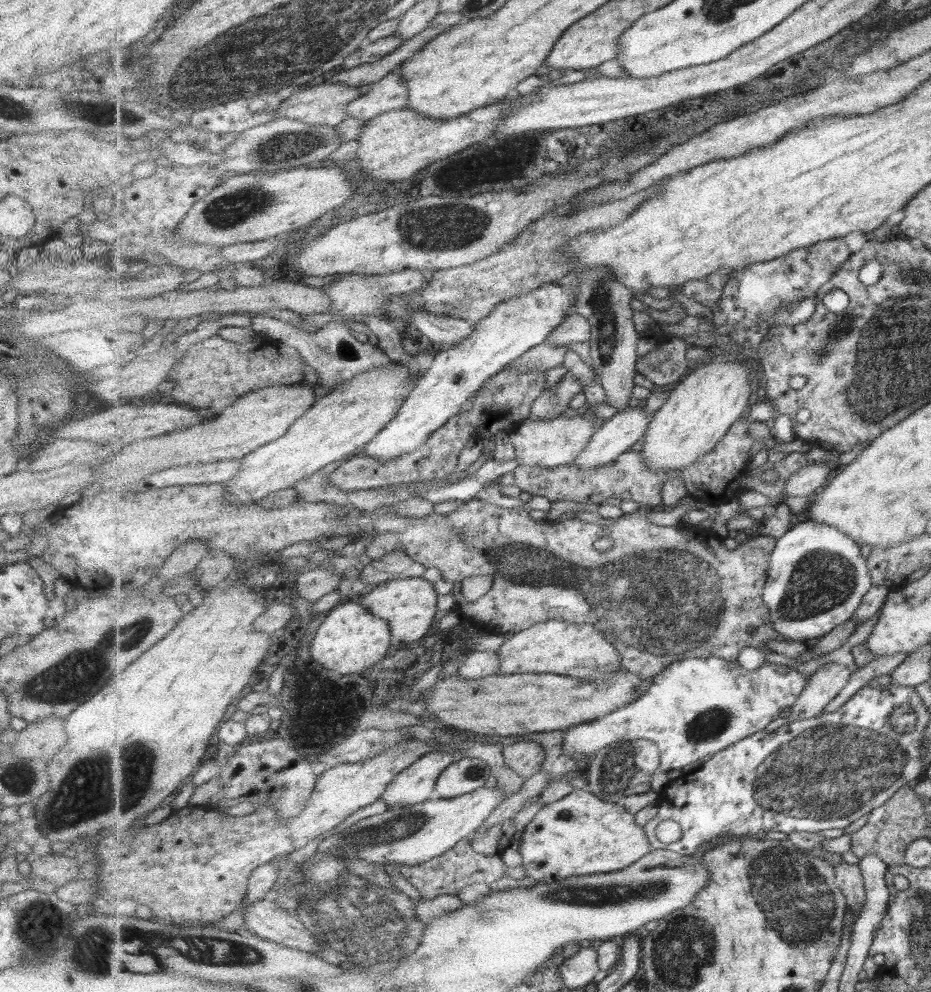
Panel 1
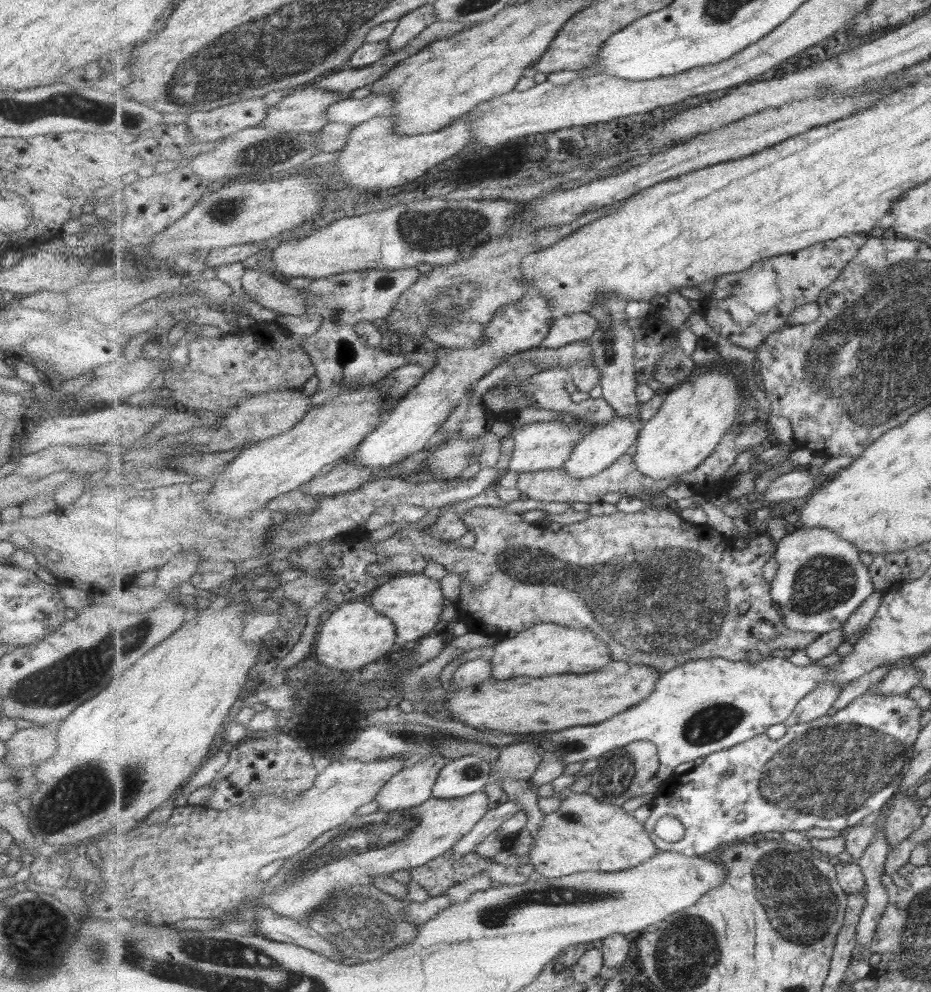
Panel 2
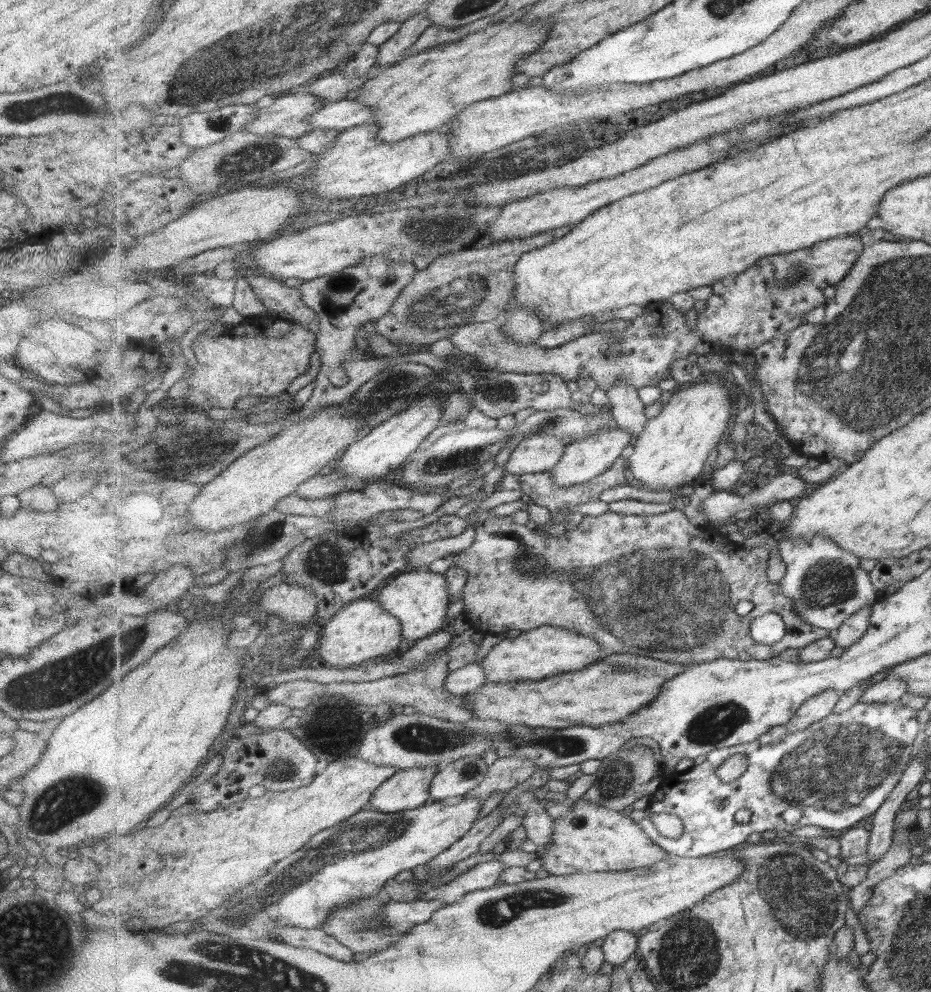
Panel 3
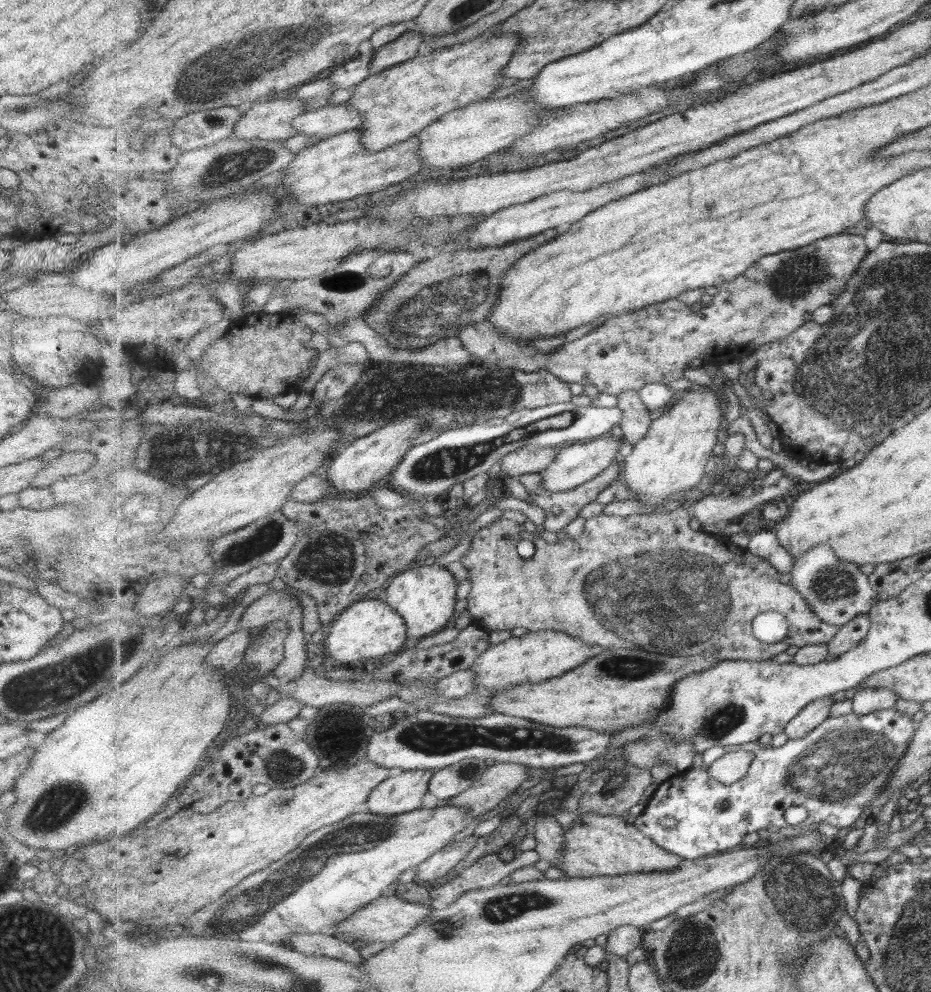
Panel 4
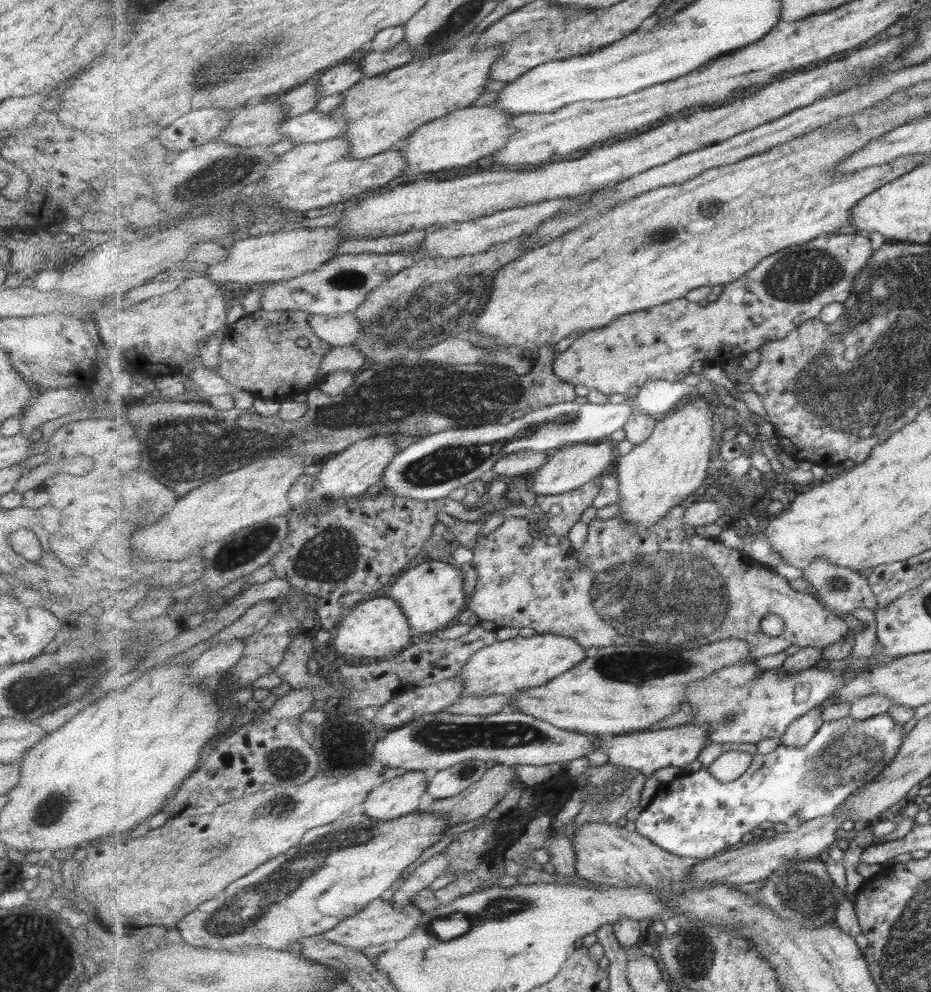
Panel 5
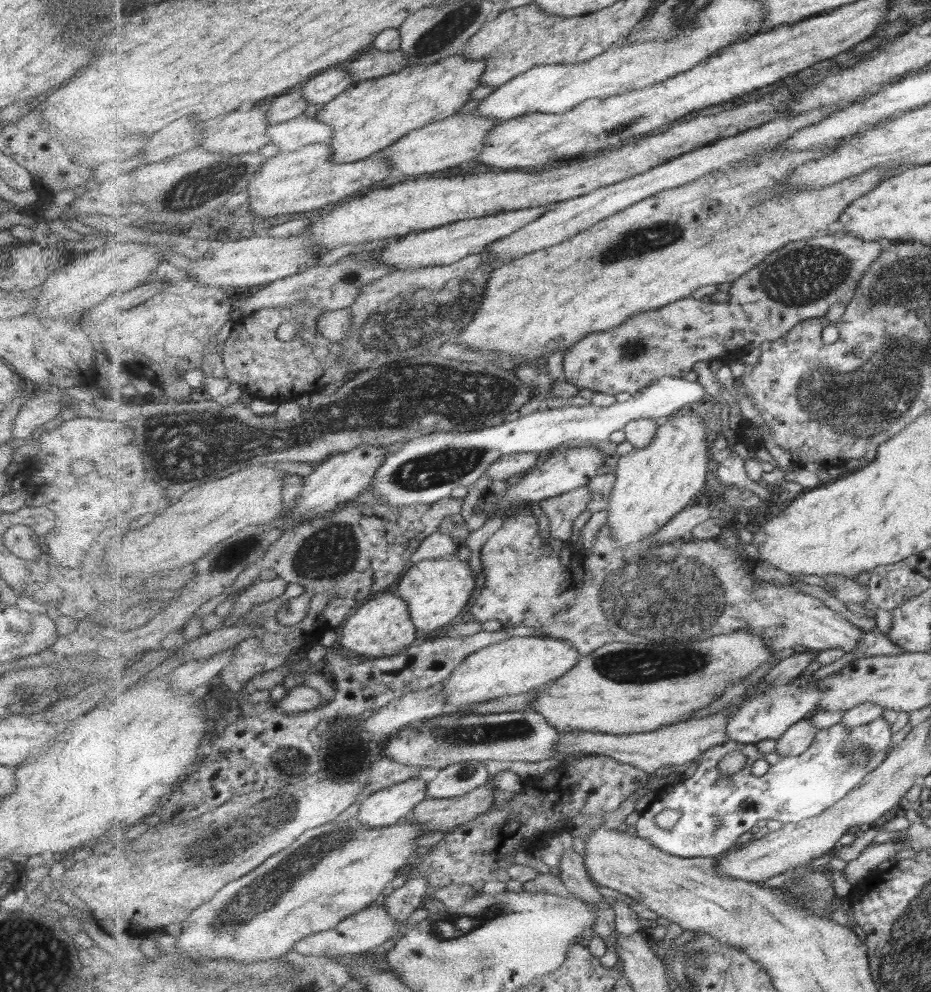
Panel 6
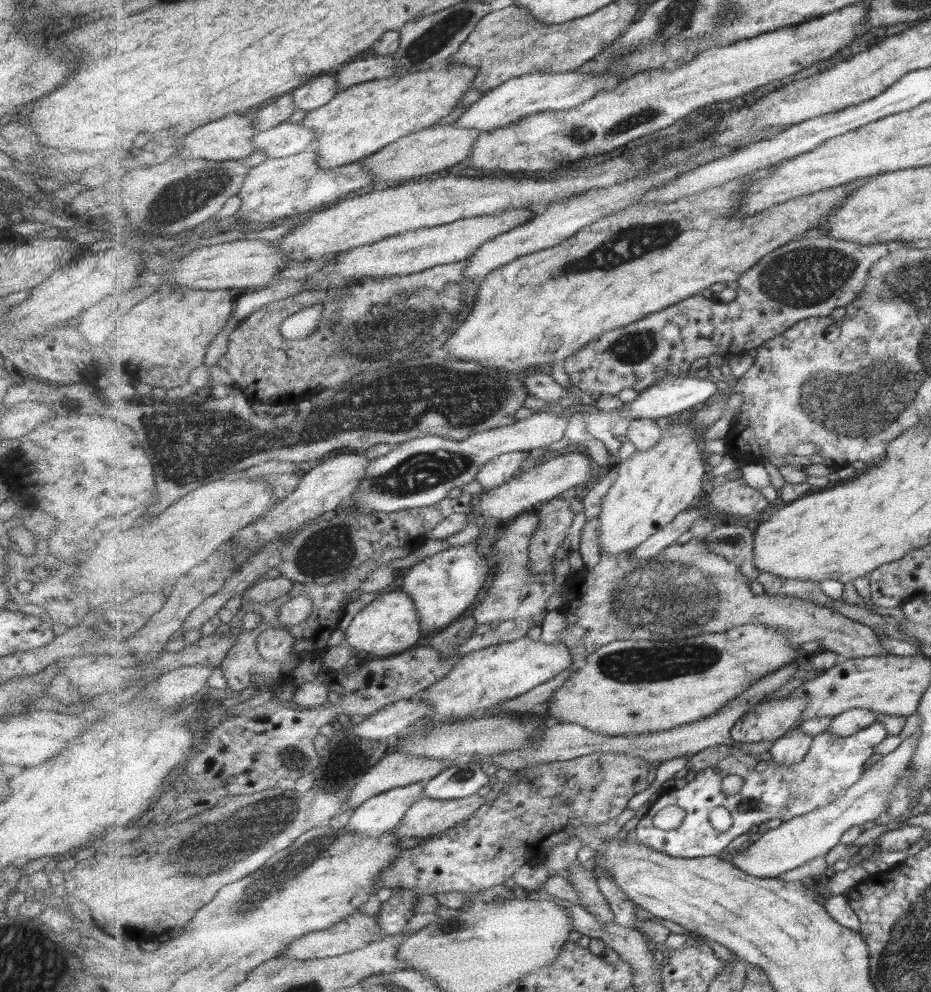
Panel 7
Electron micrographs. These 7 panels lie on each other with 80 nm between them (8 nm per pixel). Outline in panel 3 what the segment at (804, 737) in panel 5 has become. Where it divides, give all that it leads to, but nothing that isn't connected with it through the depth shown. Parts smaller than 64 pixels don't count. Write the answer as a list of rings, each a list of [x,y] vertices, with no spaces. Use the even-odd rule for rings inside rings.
[[[826,690],[818,695],[812,696],[807,702],[801,705],[801,708],[795,713],[795,716],[787,723],[788,732],[799,732],[806,729],[814,722],[823,720],[830,715],[839,702],[840,694],[834,690]]]

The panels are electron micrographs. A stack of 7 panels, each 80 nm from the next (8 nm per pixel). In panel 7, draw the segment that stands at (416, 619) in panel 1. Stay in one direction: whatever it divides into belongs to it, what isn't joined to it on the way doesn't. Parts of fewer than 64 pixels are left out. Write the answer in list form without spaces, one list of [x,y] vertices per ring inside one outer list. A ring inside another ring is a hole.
[[[473,542],[424,558],[406,570],[400,581],[402,591],[414,600],[420,621],[427,628],[443,630],[478,602],[481,598],[479,590],[491,574],[491,566],[483,556],[483,548]]]

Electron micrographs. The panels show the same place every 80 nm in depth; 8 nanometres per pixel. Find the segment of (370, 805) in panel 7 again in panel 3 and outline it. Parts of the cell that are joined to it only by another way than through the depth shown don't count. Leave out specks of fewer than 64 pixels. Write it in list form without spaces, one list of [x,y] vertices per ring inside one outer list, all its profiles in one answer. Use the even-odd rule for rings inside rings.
[[[436,764],[398,770],[371,798],[371,809],[401,814],[422,807],[431,798],[431,783],[441,769]]]

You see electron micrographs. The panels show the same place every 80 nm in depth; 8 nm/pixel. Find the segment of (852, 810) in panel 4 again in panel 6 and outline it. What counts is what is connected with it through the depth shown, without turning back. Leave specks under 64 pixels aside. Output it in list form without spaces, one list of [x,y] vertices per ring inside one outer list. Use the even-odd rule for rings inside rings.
[[[883,717],[855,728],[839,722],[819,730],[811,746],[797,756],[782,755],[776,750],[763,754],[754,744],[729,740],[705,751],[692,777],[680,783],[666,784],[656,791],[656,797],[640,814],[633,831],[657,848],[684,859],[723,856],[760,820],[778,820],[783,825],[799,822],[821,815],[841,799],[846,799],[889,756],[893,733],[891,725]],[[735,751],[747,755],[745,768],[720,777],[719,762]],[[759,758],[766,760],[769,768],[764,775],[755,776],[751,766]],[[668,808],[680,810],[681,818],[670,829],[661,828],[656,823],[656,816]]]

